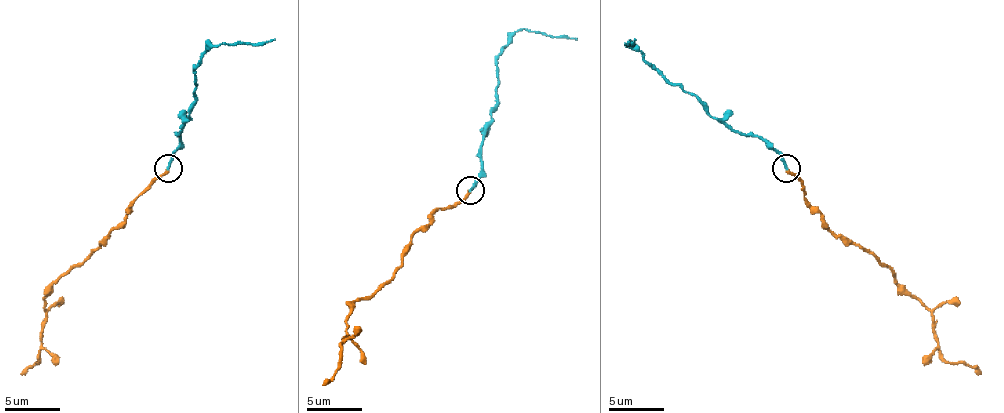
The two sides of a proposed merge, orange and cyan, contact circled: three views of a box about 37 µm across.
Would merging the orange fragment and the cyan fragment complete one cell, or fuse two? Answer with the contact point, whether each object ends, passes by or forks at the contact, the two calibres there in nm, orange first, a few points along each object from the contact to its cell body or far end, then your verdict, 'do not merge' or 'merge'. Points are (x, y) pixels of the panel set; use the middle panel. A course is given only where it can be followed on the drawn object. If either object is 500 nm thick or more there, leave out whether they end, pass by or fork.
place (470, 190); orange ends; cyan ends; calibres 220 and 190 nm; course orange (471, 189), (454, 206), (441, 209), (410, 239), (399, 269), (355, 302), (347, 319), (338, 369), (322, 385); course cyan (471, 189), (482, 167), (482, 134), (496, 104), (498, 73), (496, 57), (521, 29), (576, 37); merge

